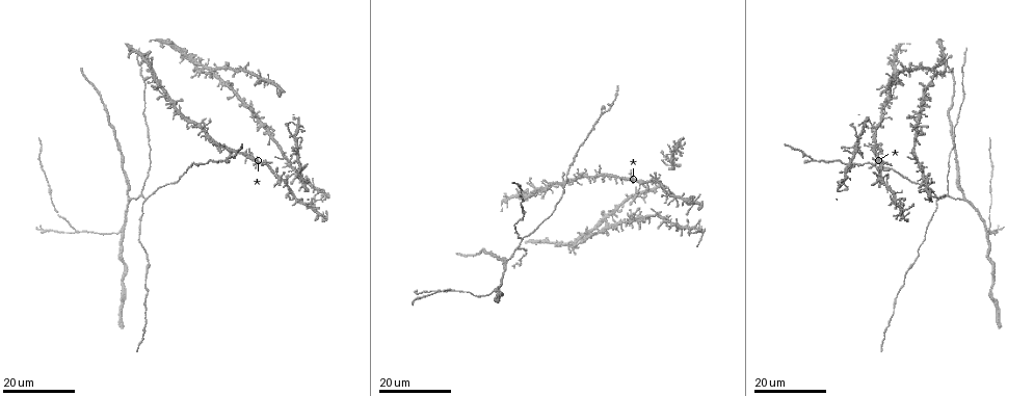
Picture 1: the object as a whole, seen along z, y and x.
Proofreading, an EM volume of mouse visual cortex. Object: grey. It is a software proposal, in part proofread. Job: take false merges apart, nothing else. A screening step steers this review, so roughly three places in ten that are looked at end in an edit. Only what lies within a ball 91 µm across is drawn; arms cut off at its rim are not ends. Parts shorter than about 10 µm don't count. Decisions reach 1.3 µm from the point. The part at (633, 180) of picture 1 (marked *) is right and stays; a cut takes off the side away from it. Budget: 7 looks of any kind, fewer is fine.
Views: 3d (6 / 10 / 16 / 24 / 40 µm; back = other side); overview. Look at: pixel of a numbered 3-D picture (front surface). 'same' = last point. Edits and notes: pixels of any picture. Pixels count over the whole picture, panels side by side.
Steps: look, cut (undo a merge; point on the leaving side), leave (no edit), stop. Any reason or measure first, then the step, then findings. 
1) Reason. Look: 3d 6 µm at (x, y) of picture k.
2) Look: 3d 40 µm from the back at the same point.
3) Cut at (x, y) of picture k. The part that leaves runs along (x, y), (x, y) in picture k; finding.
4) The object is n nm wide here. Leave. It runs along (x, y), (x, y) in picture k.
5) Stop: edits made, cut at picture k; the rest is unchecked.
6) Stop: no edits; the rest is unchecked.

Arms part here. Look: 3d 24 µm at (283, 177) of picture 1.

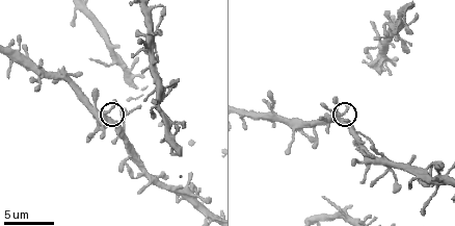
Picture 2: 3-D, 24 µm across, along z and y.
Look: 3d 10 µm at (106, 115) of picture 2.

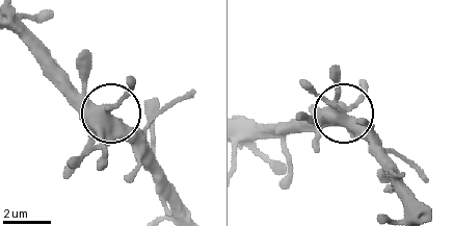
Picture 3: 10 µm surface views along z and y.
The object is 370 nm wide here. Leave. It runs along (12, 24), (102, 108), (113, 108), (125, 96), (127, 80) in picture 3; continuous, no second cell.

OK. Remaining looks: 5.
Branch point. Look: 3d 16 µm at (964, 200) of picture 1.

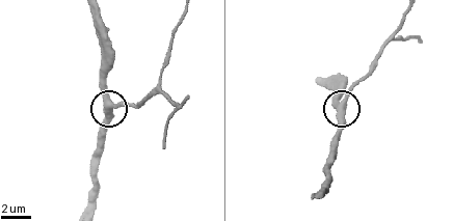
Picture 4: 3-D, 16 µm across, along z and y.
Closer look. Look: 3d 6 µm at (339, 107) of picture 4.

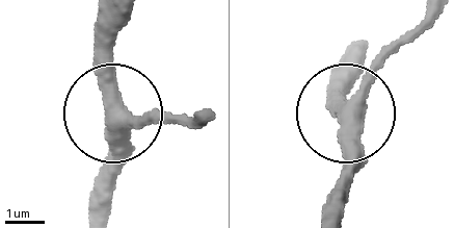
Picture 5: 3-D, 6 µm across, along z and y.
3 arms meet here. Leave. Continuous, no second cell.

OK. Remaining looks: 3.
Side arm on a straight run. Look: 3d 16 µm at (987, 233) of picture 1.

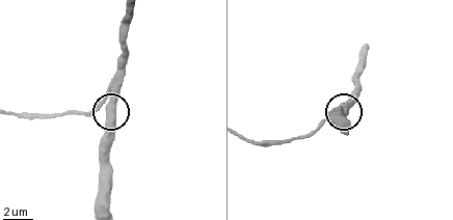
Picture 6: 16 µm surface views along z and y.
Look: 3d 6 µm at (99, 105) of picture 6.

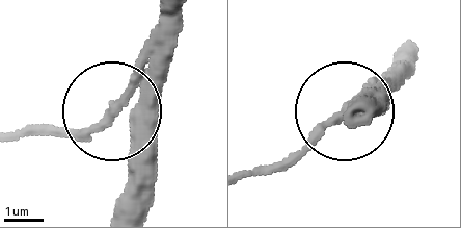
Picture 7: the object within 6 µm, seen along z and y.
Leave. It runs along (168, 13), (155, 62), (115, 109), (129, 132), (129, 202) in picture 7; continuous, no second cell.

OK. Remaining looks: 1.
Stop: no edits; the rest is unchecked.

